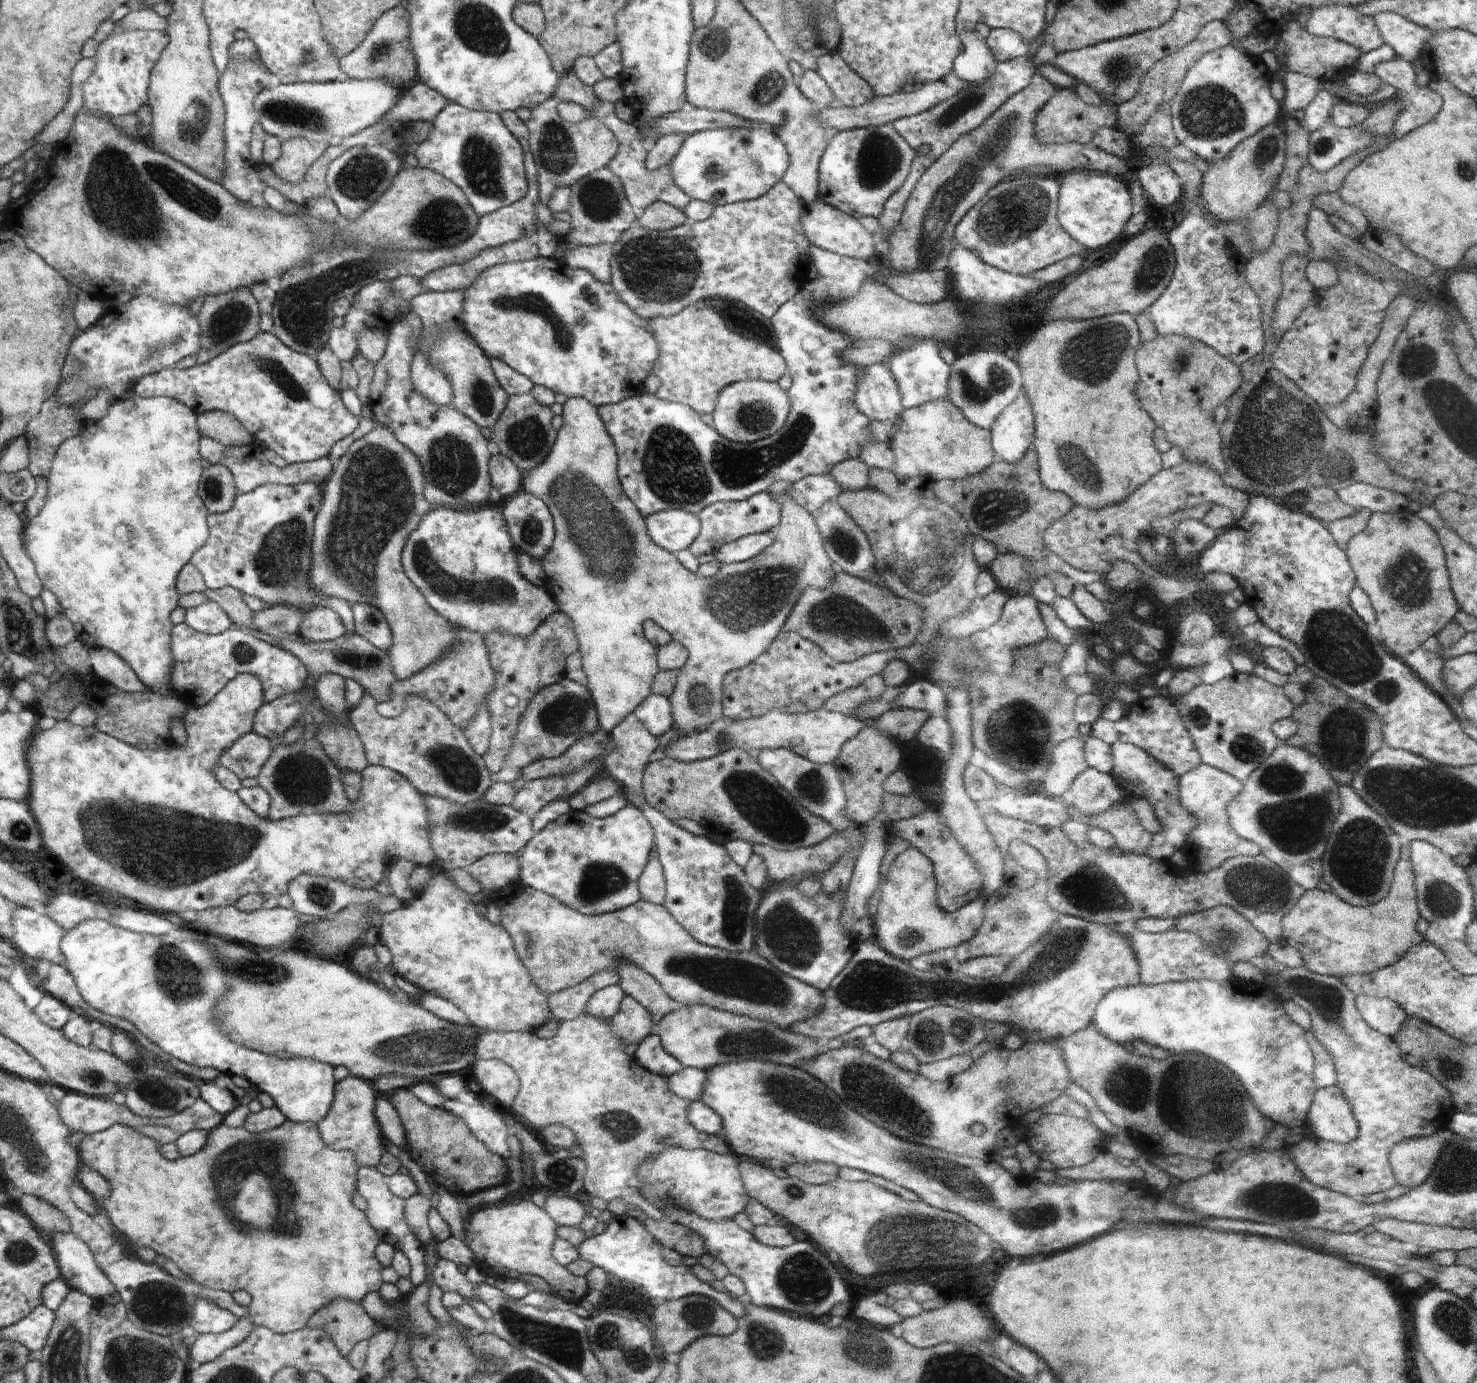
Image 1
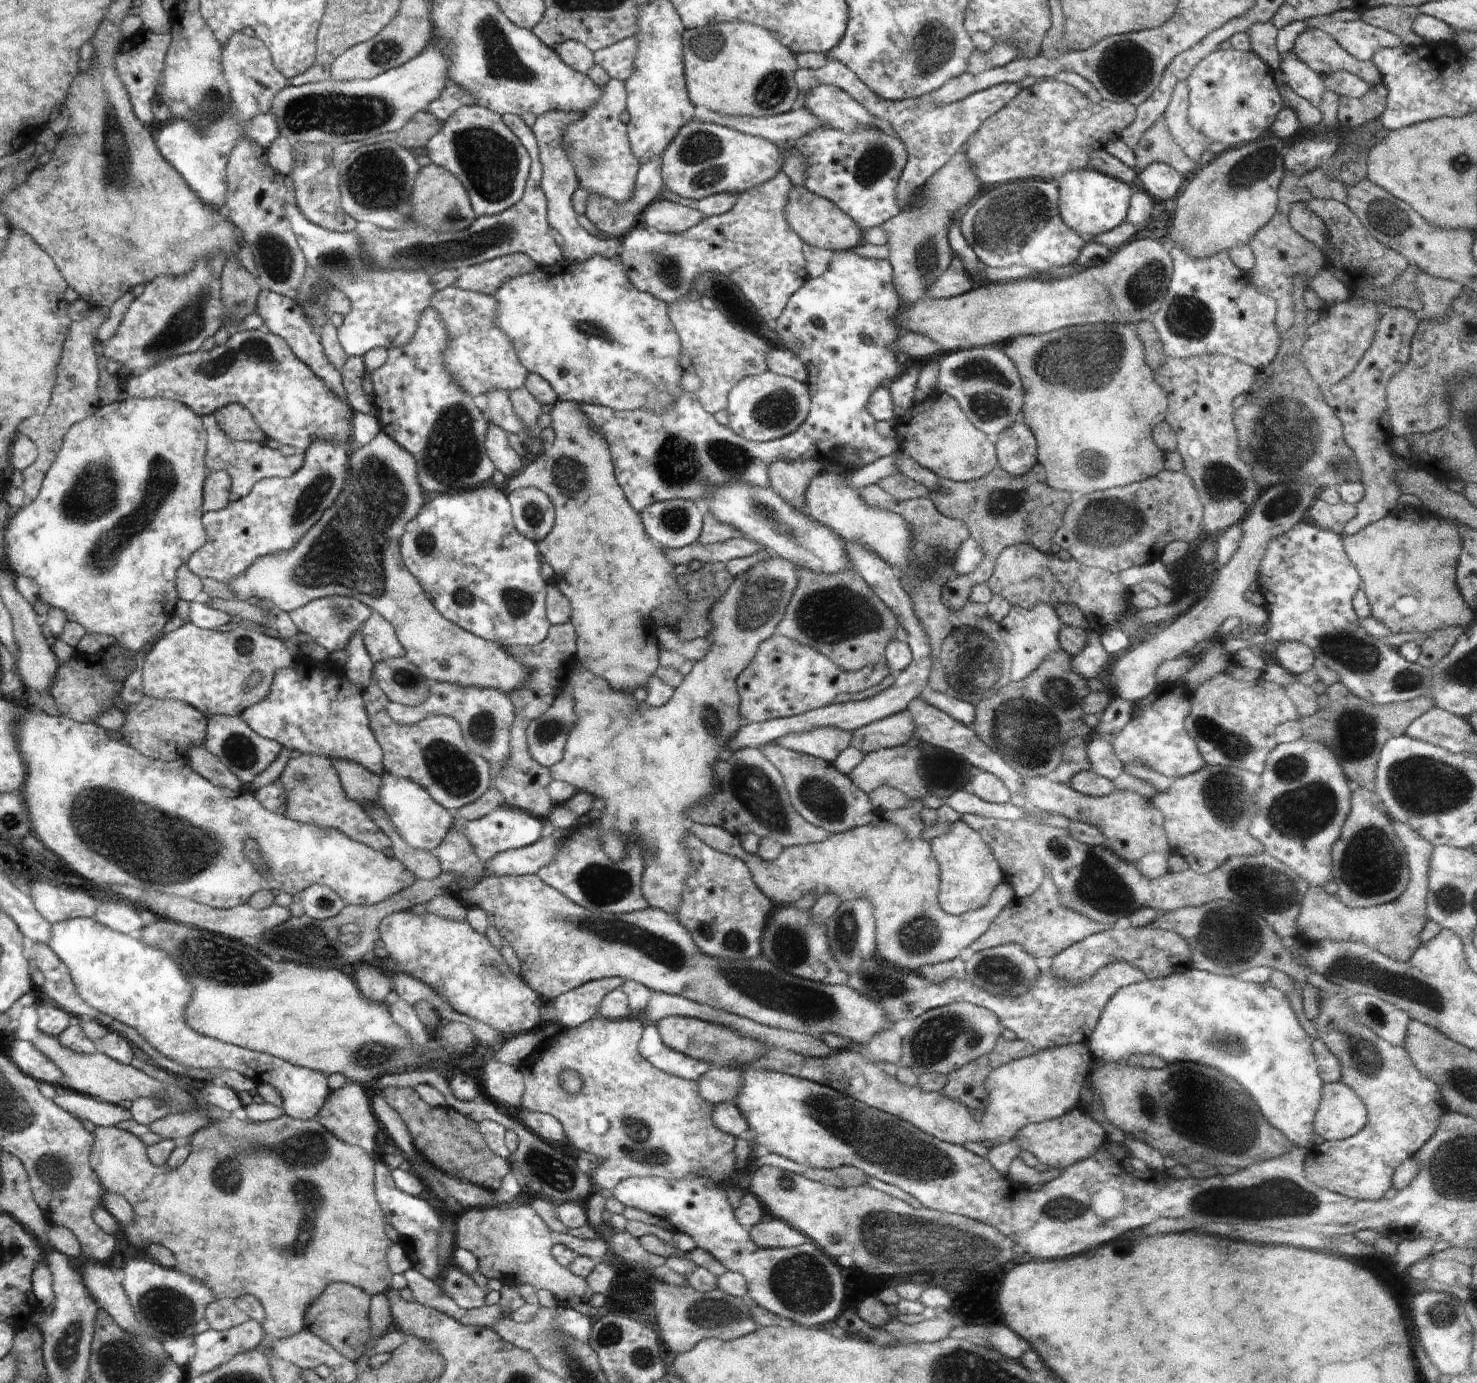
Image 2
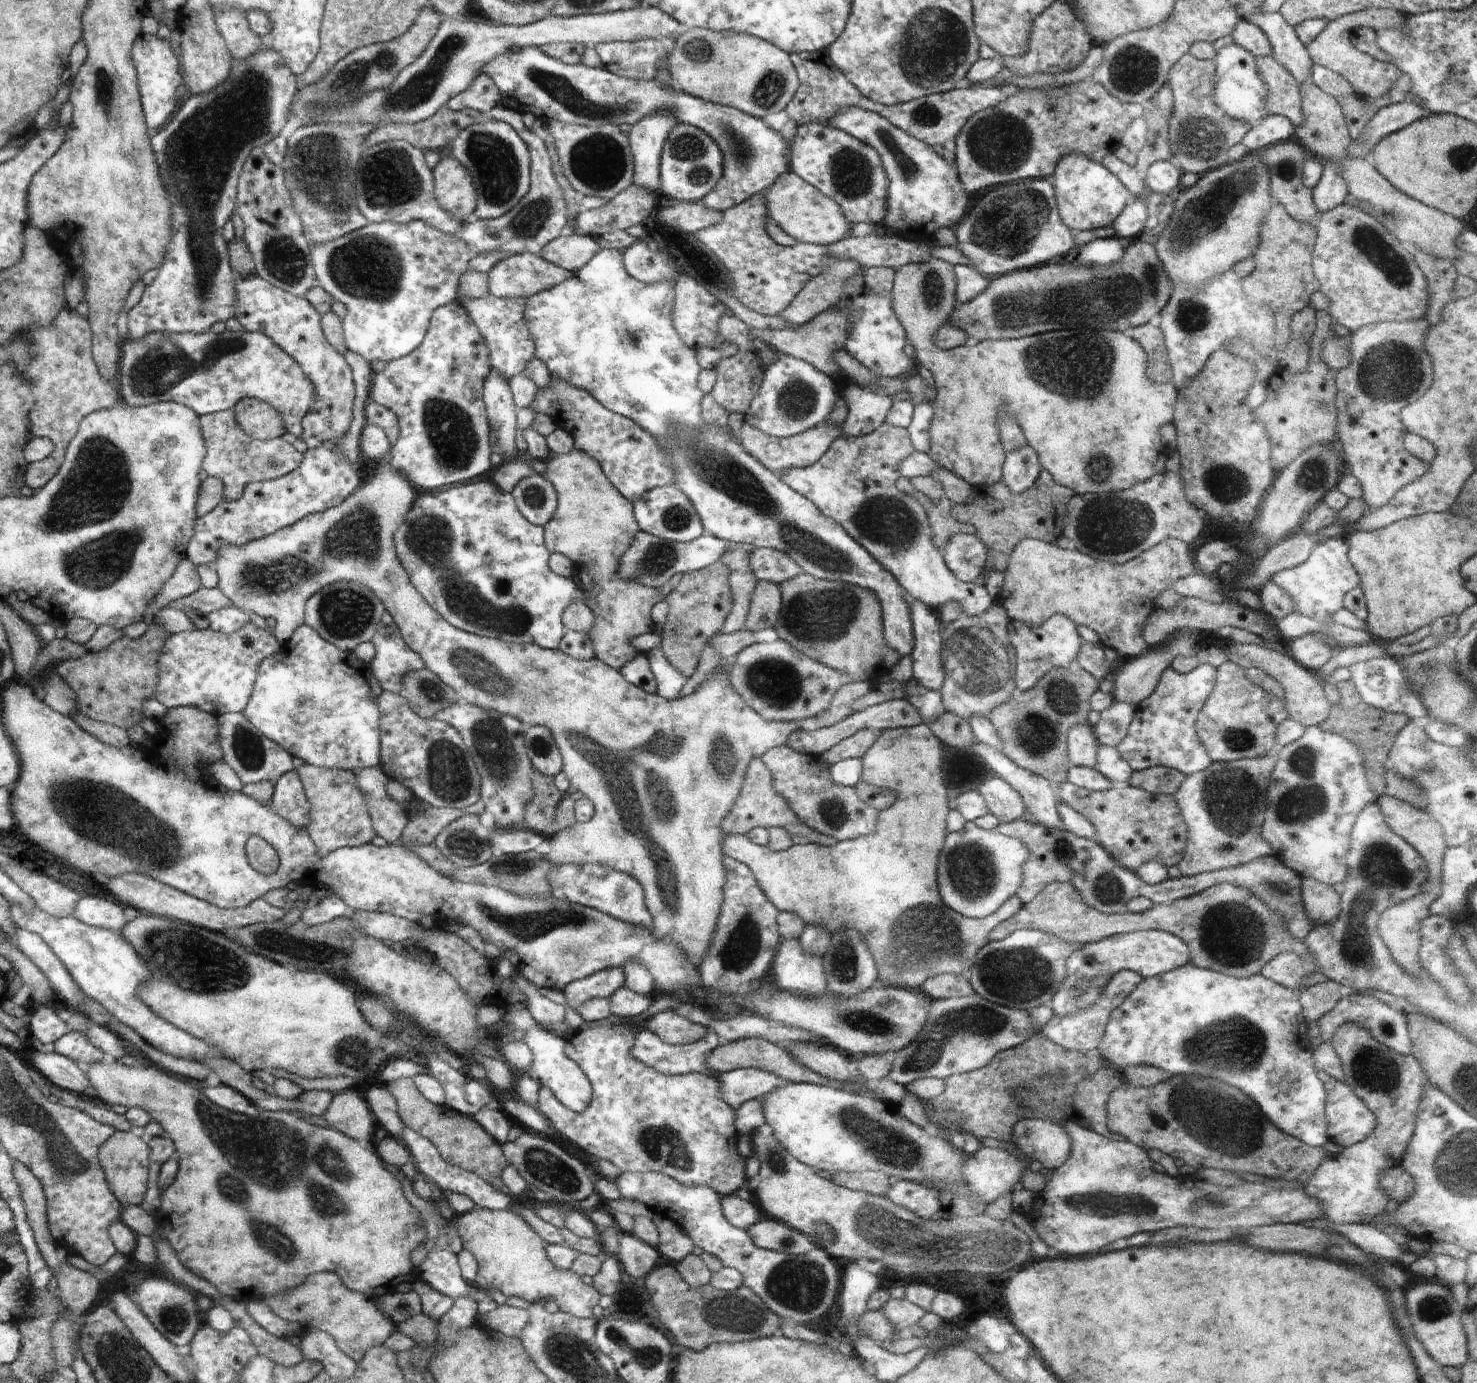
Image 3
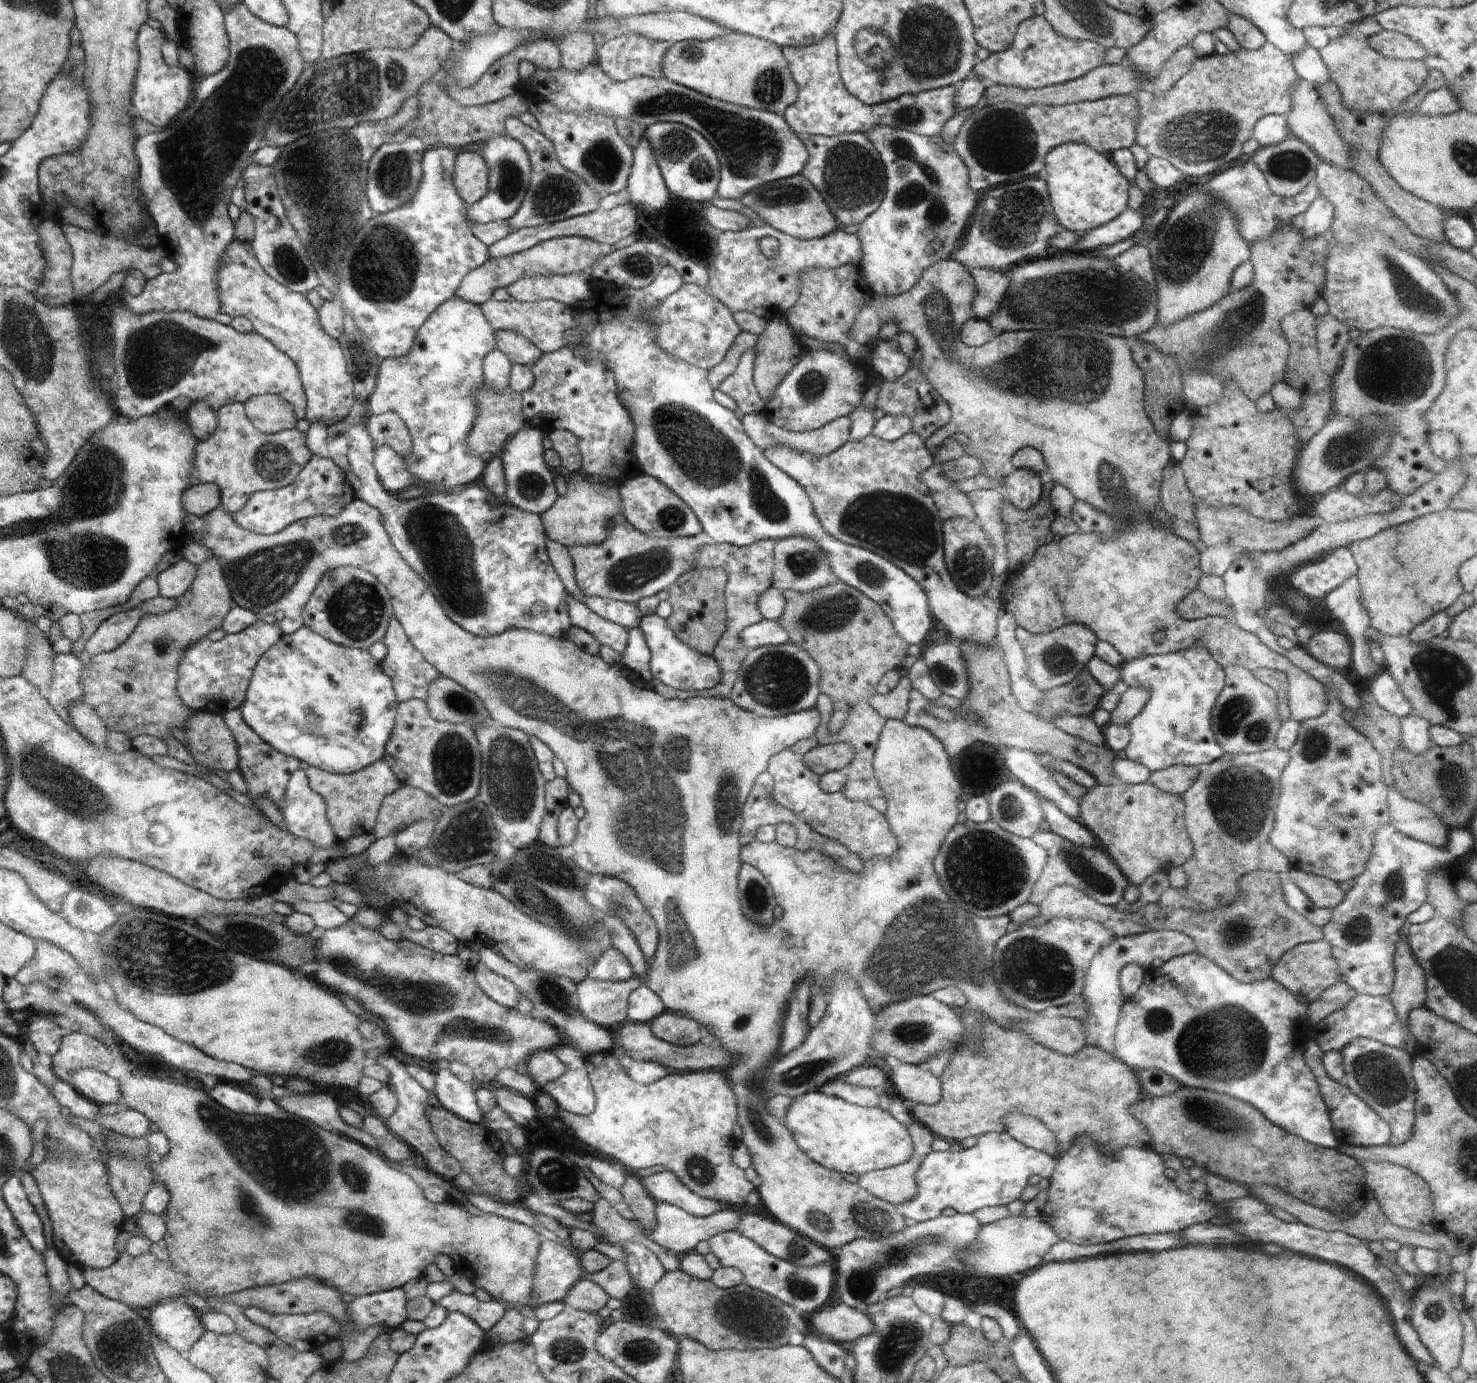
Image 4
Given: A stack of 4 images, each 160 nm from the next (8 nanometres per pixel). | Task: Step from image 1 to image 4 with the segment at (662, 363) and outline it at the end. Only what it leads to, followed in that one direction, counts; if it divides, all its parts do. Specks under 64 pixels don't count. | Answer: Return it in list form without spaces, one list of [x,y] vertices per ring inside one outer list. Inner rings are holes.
[[[756,349],[747,350],[742,355],[734,373],[722,382],[719,389],[735,399],[742,414],[763,413],[766,404],[754,381]]]

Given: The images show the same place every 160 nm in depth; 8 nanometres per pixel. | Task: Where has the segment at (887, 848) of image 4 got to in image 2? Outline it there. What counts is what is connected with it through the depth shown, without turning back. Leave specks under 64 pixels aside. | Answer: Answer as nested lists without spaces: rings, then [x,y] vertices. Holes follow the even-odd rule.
[[[778,743],[762,745],[761,751],[783,775],[787,790],[790,792],[792,806],[806,822],[824,829],[830,835],[870,824],[875,808],[869,796],[856,787],[848,775],[842,774],[833,763]]]

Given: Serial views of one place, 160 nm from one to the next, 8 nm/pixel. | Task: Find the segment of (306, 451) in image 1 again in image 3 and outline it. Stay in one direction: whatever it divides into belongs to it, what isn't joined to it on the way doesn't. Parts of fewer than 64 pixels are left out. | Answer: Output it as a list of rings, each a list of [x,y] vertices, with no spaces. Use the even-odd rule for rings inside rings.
[[[208,329],[202,333],[148,333],[139,341],[126,339],[122,349],[123,360],[117,381],[122,387],[125,402],[135,407],[174,401],[192,407],[202,418],[210,413],[233,409],[244,397],[257,398],[271,404],[282,415],[287,432],[300,438],[302,419],[315,409],[315,402],[318,401],[314,384],[300,363],[262,332],[244,329],[217,334]]]

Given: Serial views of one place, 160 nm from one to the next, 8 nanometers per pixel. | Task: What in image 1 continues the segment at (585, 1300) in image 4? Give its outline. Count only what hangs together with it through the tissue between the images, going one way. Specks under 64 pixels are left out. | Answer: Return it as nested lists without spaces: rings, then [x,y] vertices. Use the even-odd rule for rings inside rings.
[[[531,1200],[478,1208],[470,1212],[464,1226],[466,1238],[463,1241],[474,1252],[476,1263],[479,1260],[479,1255],[475,1254],[476,1248],[482,1246],[482,1260],[486,1264],[502,1262],[502,1266],[510,1268],[510,1271],[544,1278],[550,1284],[553,1295],[562,1297],[566,1302],[577,1304],[589,1292],[590,1284],[585,1277],[573,1275],[567,1267],[558,1264],[551,1256],[551,1246],[557,1237],[558,1224],[546,1210],[536,1206]]]

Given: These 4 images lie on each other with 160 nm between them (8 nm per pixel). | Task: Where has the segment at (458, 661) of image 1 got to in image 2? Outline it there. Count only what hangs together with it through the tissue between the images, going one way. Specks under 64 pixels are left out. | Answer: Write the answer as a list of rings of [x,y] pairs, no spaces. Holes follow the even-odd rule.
[[[438,683],[431,688],[429,697],[415,707],[398,703],[387,706],[388,714],[397,723],[415,725],[426,717],[442,715],[452,717],[462,727],[467,745],[492,766],[492,781],[496,780],[509,765],[511,757],[510,732],[515,722],[515,707],[504,692],[476,687],[464,688],[454,683]]]

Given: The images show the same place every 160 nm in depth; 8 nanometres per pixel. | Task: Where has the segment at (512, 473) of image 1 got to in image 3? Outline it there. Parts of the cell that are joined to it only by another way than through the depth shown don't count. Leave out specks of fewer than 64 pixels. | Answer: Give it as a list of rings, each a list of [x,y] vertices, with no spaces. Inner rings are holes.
[[[494,369],[483,385],[483,401],[487,407],[488,418],[491,419],[493,431],[497,434],[495,441],[497,453],[504,462],[513,461],[517,457],[516,412],[509,380]]]

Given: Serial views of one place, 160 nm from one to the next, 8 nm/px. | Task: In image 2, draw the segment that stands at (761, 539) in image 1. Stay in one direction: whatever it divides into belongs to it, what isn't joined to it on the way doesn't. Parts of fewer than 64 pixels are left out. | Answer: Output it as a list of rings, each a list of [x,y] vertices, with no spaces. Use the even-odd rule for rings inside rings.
[[[732,537],[726,541],[715,542],[714,545],[703,545],[696,542],[679,549],[662,548],[663,554],[672,566],[688,565],[692,560],[704,563],[727,563],[735,559],[750,557],[764,549],[757,542],[746,537]]]

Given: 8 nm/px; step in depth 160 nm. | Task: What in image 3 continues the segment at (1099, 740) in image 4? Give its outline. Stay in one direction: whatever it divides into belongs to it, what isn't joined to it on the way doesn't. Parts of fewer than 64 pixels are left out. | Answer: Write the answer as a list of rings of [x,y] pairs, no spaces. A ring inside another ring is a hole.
[[[1086,720],[1072,726],[1067,739],[1068,754],[1072,758],[1072,764],[1082,764],[1082,766],[1094,768],[1096,752],[1100,744],[1094,734],[1092,724],[1088,724],[1088,720]]]

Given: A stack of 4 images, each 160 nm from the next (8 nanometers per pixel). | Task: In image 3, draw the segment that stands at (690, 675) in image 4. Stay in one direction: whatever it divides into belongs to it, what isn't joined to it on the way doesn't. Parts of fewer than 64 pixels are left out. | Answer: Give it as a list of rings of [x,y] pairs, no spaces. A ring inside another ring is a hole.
[[[660,647],[652,649],[647,654],[657,684],[656,694],[668,700],[678,698],[686,687],[688,676],[671,663]]]

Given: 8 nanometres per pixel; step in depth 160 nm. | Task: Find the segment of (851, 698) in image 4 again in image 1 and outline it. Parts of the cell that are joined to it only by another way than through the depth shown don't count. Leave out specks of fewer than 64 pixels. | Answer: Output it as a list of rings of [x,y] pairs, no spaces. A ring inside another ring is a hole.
[[[838,570],[835,571],[828,587],[806,589],[803,594],[800,602],[796,602],[794,605],[792,616],[783,626],[783,631],[795,632],[808,638],[808,640],[812,640],[830,658],[838,660],[839,663],[851,663],[864,655],[907,647],[920,636],[924,622],[926,622],[926,616],[930,616],[927,609],[910,599],[899,597],[886,587],[879,587],[870,581],[853,577]]]

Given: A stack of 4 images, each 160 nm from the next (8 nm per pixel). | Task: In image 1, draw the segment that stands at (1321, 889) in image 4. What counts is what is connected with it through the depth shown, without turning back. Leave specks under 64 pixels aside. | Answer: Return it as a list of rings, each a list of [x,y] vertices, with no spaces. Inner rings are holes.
[[[1402,841],[1392,886],[1384,898],[1358,908],[1342,902],[1332,891],[1306,889],[1296,906],[1282,919],[1282,943],[1299,950],[1304,968],[1319,975],[1341,978],[1342,975],[1373,973],[1396,962],[1424,940],[1416,928],[1420,917],[1409,844]],[[1360,952],[1368,952],[1366,962],[1354,960]]]

